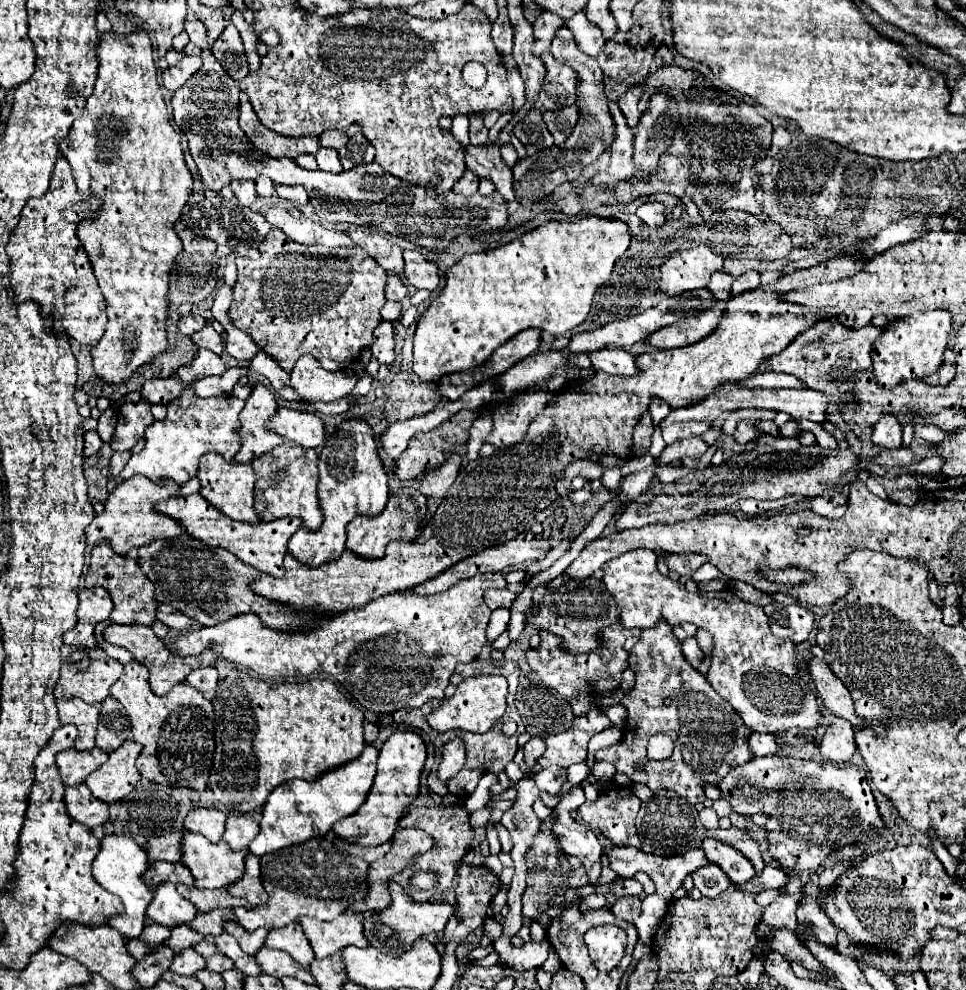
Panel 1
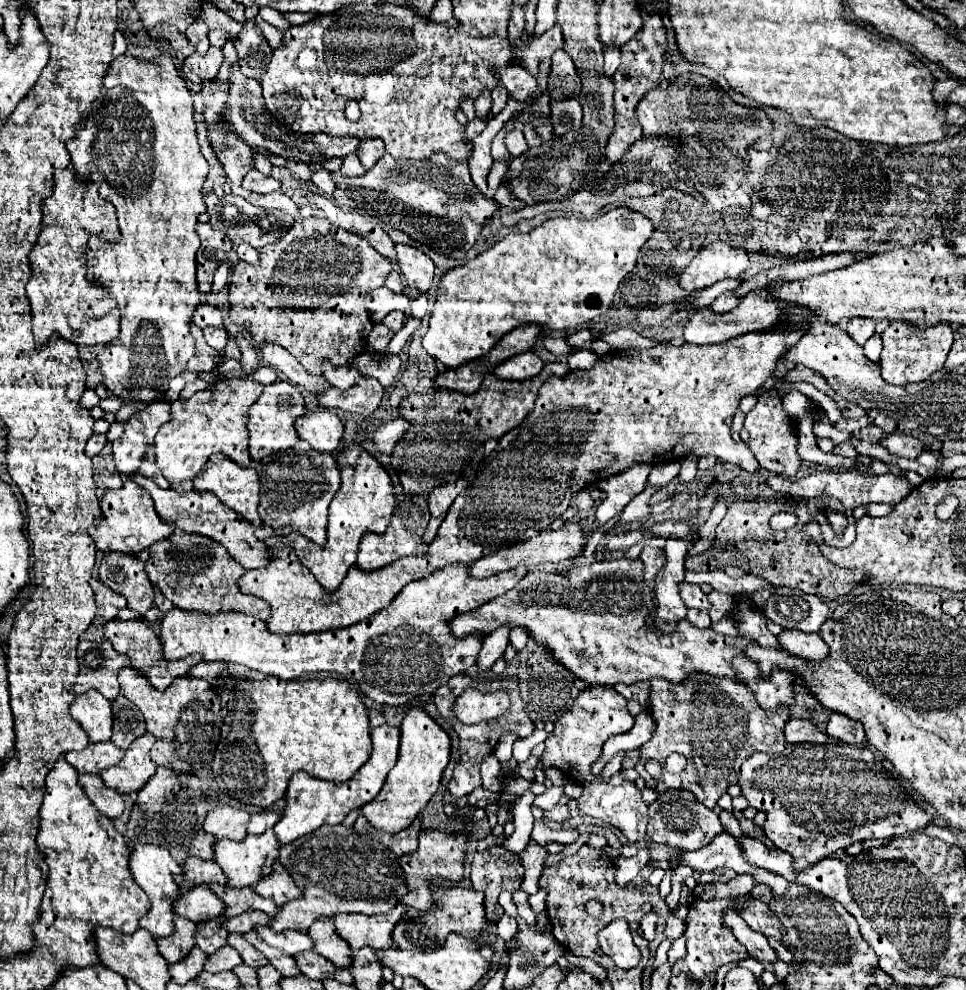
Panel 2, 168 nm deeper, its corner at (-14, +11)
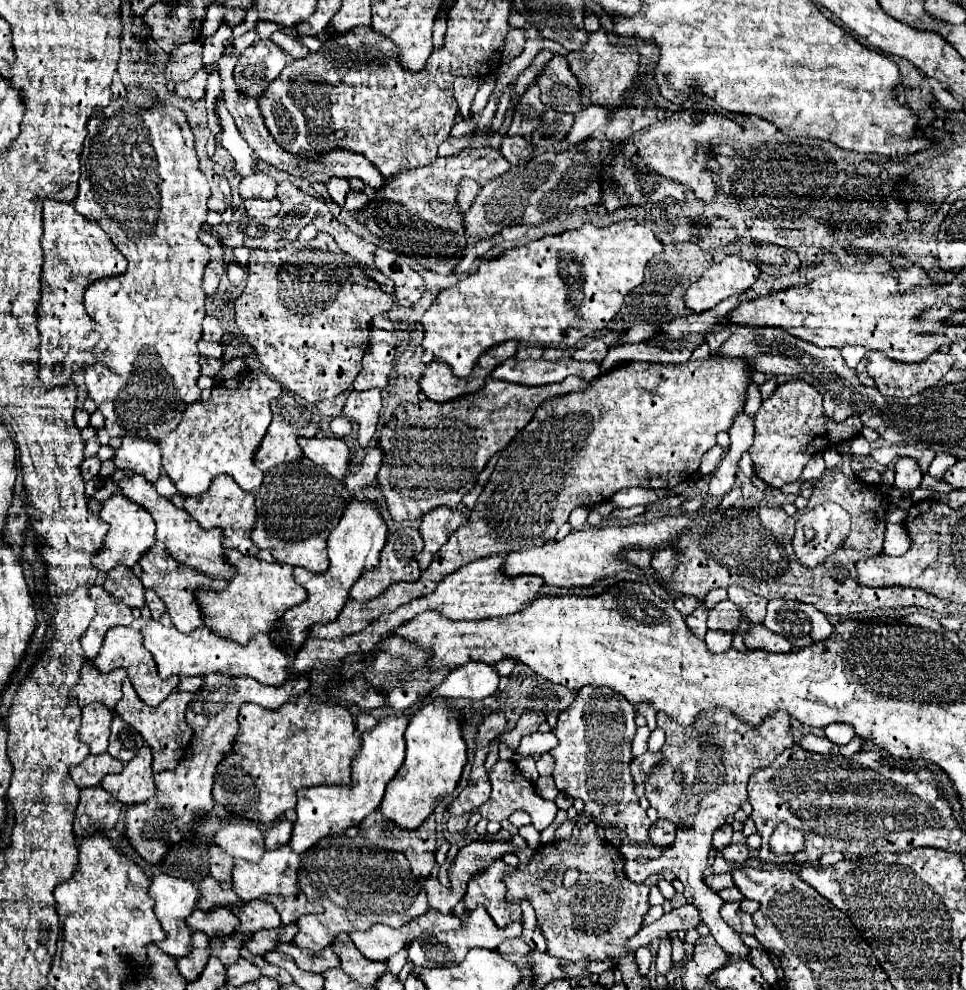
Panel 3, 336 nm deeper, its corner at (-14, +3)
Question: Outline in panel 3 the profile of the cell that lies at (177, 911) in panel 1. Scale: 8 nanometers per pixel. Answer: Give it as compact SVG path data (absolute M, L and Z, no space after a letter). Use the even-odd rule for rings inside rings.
M218 908L218 912L202 912L196 910L190 920L186 920L190 924L192 930L202 930L206 932L210 938L214 936L230 936L236 932L238 926L238 918L232 910L226 908Z

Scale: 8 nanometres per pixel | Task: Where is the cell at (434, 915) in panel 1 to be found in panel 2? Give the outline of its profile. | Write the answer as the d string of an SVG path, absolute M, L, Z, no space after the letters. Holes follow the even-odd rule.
M430 884L430 894L434 896L434 904L422 912L418 918L400 918L400 922L394 926L392 938L394 944L398 948L412 948L412 950L420 950L420 952L430 952L434 948L438 948L438 944L442 944L442 940L446 940L446 936L450 932L456 934L476 934L482 930L488 930L490 922L484 916L484 896L478 890L472 888L444 888L438 884Z

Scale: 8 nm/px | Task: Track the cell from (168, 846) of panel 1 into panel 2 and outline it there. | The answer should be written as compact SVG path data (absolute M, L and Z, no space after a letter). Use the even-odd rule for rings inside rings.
M200 830L200 832L194 836L194 840L192 840L190 848L188 848L188 854L190 854L190 856L198 856L198 858L202 858L202 860L212 860L212 858L214 858L214 850L212 850L214 840L216 840L216 838L212 838L208 832Z

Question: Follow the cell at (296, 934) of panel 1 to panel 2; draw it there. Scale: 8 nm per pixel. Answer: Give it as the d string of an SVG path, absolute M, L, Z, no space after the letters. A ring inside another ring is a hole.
M318 918L310 926L310 938L314 942L314 952L328 958L338 968L348 968L352 954L348 944L334 932L334 924L330 918Z

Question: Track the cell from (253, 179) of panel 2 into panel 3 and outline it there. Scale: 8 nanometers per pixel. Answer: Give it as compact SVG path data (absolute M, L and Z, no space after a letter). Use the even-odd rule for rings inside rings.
M254 166L254 174L248 178L242 178L238 186L238 194L242 198L272 200L276 196L276 182L268 174L264 174L258 166Z

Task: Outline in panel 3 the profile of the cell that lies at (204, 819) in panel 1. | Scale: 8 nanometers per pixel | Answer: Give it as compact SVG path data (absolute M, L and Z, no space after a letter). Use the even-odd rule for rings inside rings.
M228 824L216 832L216 844L234 858L258 862L266 852L264 832L254 824Z

